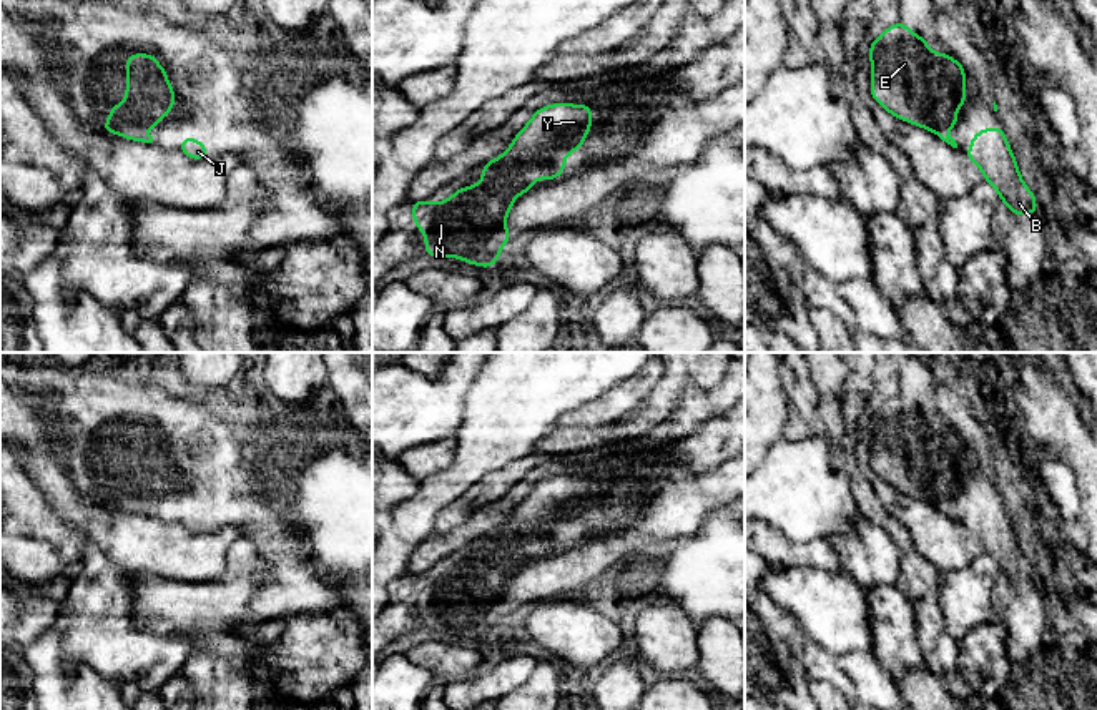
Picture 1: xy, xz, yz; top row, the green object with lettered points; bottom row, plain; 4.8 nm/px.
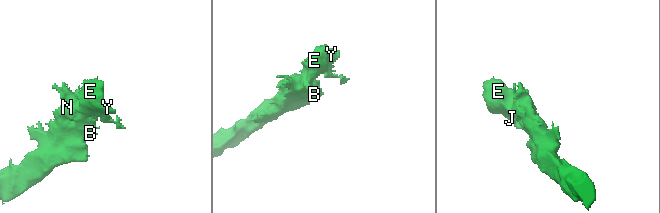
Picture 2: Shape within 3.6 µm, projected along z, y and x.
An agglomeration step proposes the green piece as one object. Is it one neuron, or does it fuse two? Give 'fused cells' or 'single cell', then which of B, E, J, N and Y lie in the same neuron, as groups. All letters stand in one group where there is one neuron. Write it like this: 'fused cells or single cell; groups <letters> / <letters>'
single cell; groups B E J N Y

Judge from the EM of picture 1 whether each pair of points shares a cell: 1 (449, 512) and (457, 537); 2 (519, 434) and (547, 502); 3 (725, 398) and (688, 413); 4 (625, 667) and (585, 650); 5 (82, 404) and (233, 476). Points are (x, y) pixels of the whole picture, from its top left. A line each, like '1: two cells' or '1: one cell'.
1: two cells
2: two cells
3: one cell
4: two cells
5: one cell

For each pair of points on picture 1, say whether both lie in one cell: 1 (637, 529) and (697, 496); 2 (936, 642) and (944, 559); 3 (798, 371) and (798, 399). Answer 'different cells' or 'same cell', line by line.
1: same cell
2: different cells
3: same cell

